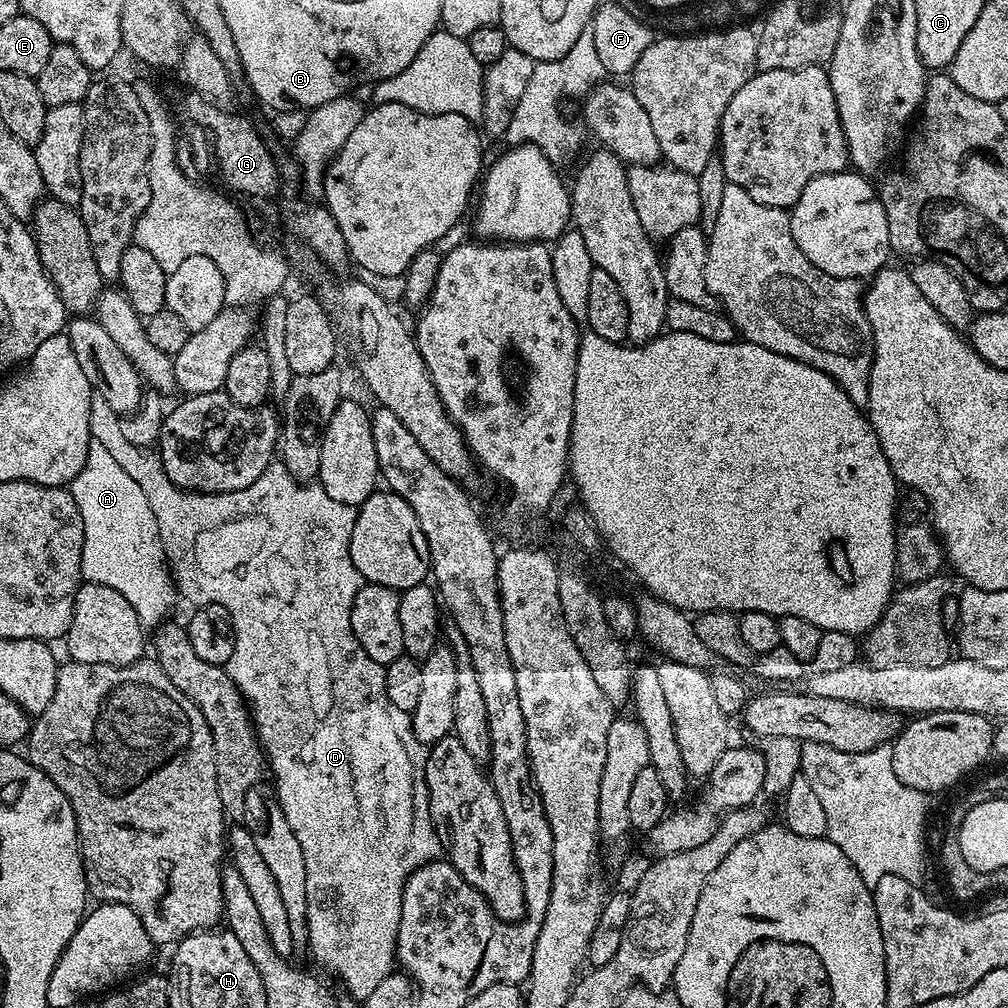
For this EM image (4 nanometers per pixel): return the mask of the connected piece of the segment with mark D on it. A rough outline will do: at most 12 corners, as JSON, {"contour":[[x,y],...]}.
{"contour":[[98,395],[306,858],[310,954],[397,963],[441,855],[354,638],[356,508],[273,462],[186,492]]}

